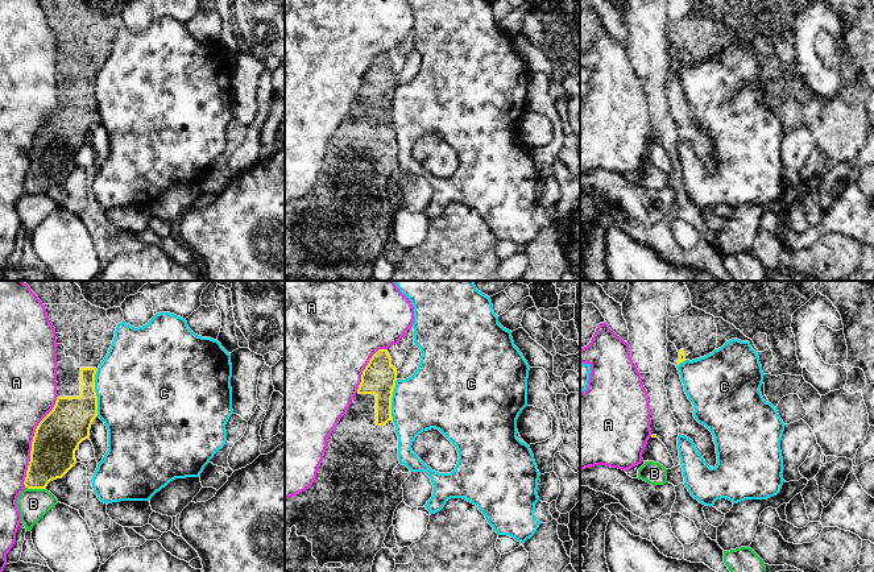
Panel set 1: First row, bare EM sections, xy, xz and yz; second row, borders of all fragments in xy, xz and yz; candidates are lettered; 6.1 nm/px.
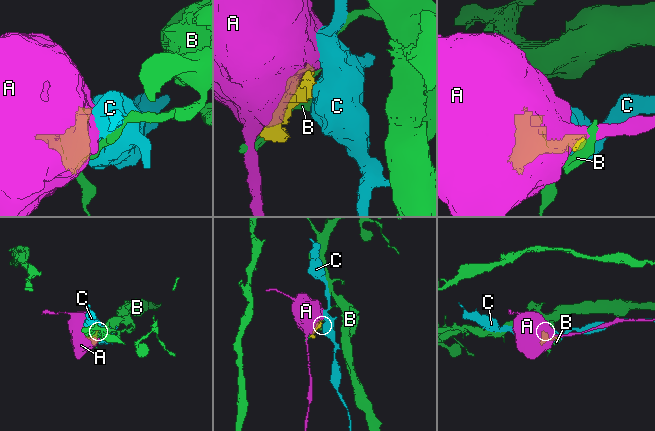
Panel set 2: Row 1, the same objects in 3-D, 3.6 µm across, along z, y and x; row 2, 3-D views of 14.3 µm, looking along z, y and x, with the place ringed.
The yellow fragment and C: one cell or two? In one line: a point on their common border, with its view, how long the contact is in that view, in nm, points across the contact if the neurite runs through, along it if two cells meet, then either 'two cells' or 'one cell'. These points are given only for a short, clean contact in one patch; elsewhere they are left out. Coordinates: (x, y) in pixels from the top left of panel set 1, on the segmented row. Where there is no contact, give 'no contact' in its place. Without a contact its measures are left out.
xy (95, 393) | 280 nm | along xy (98, 369), (95, 374), (96, 415) | two cells

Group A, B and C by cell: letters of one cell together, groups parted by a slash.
A / B / C

